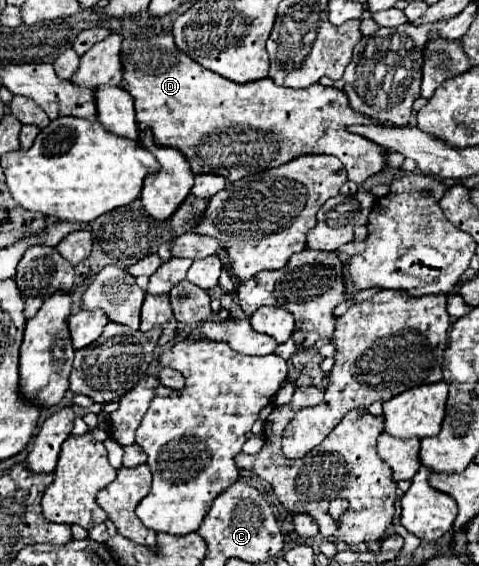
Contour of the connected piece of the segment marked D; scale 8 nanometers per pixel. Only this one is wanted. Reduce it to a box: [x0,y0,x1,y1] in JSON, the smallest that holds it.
[121,36,387,184]

